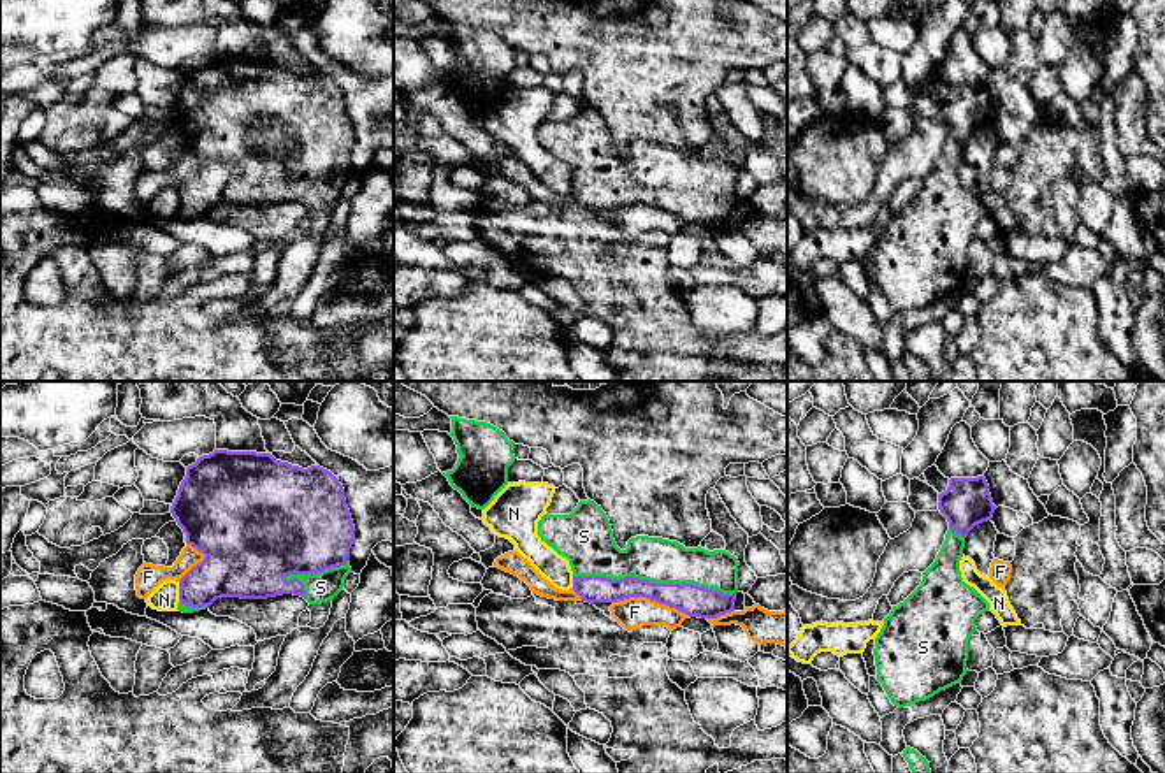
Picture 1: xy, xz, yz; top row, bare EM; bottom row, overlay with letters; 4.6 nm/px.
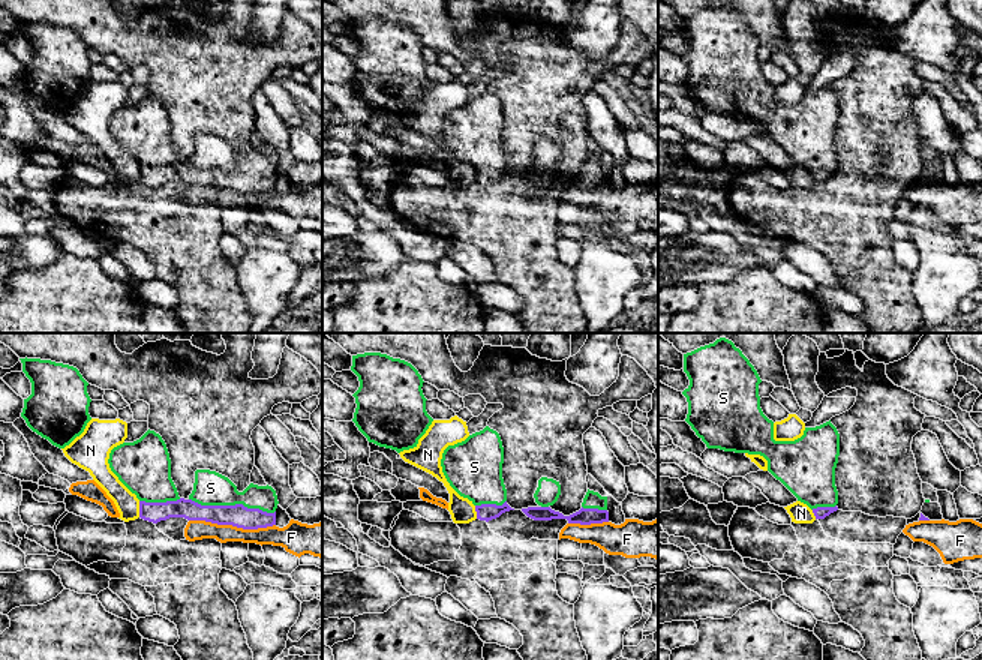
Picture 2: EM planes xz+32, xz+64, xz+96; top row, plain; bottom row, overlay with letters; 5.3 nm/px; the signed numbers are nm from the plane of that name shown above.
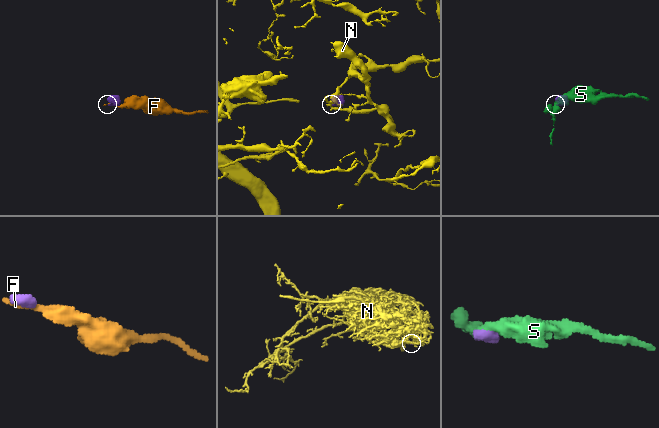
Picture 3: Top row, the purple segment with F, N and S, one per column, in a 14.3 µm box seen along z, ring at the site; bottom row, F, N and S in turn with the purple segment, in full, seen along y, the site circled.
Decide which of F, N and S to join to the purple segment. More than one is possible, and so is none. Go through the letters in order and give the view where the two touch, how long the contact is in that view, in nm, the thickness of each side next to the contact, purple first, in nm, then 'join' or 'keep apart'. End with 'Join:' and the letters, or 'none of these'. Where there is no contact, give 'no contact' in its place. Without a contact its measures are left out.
F: xz | 360 nm | 140/140 nm | keep apart
N: xy | 90 nm | 260/120 nm | keep apart
S: xz | 750 nm | 140/200 nm | join
Join: S

